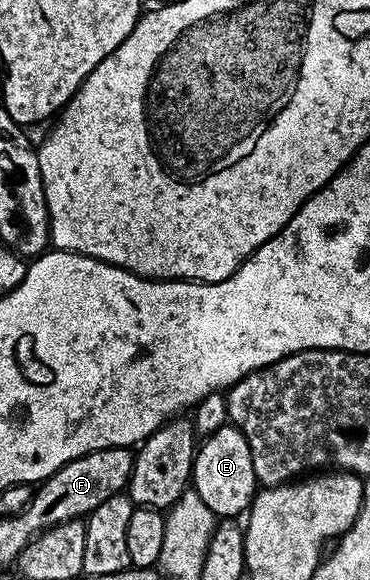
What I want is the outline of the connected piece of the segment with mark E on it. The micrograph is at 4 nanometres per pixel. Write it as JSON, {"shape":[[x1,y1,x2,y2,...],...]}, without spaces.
{"shape":[[229,423,214,431,214,435,203,438,199,442,196,456,192,458,190,485,217,518,236,519,239,518,239,513,240,516,247,514,252,499,258,492,258,482,246,435,242,435,240,429]]}

